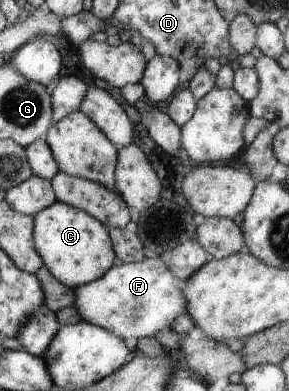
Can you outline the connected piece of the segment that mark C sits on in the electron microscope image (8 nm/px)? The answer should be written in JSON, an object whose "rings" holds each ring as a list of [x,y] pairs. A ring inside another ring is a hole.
{"rings":[[[59,200],[34,217],[34,246],[49,273],[72,290],[106,275],[117,261],[106,226],[86,211]]]}

